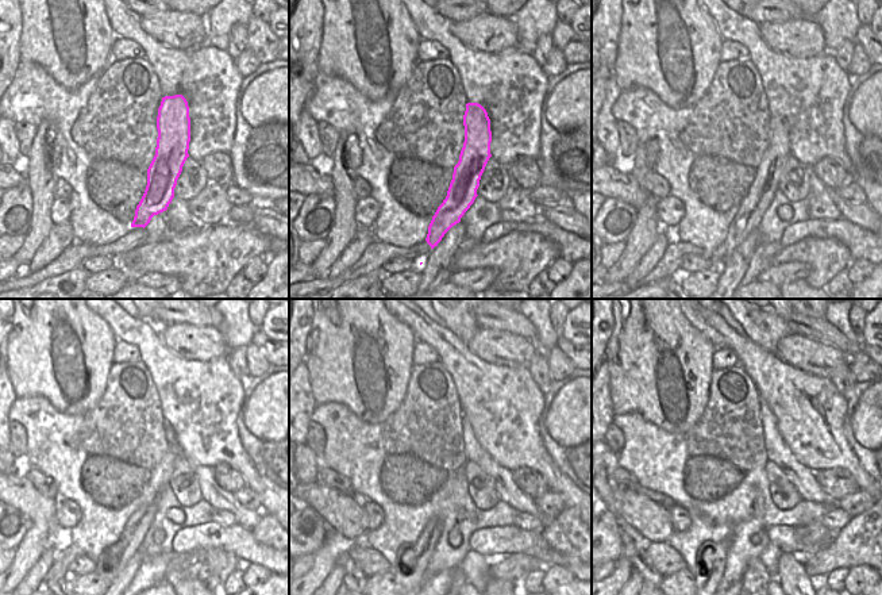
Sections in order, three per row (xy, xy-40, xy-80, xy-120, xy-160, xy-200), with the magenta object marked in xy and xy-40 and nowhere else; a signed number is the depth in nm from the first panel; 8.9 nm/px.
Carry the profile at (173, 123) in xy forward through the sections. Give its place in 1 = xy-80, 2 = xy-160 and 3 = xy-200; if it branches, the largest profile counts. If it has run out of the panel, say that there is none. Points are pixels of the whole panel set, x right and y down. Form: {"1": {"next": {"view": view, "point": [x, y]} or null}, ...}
{"1": {"next": {"view": "xy-80", "point": [765, 184]}}, "2": {"next": {"view": "xy-160", "point": [411, 560]}}, "3": {"next": {"view": "xy-200", "point": [711, 556]}}}

